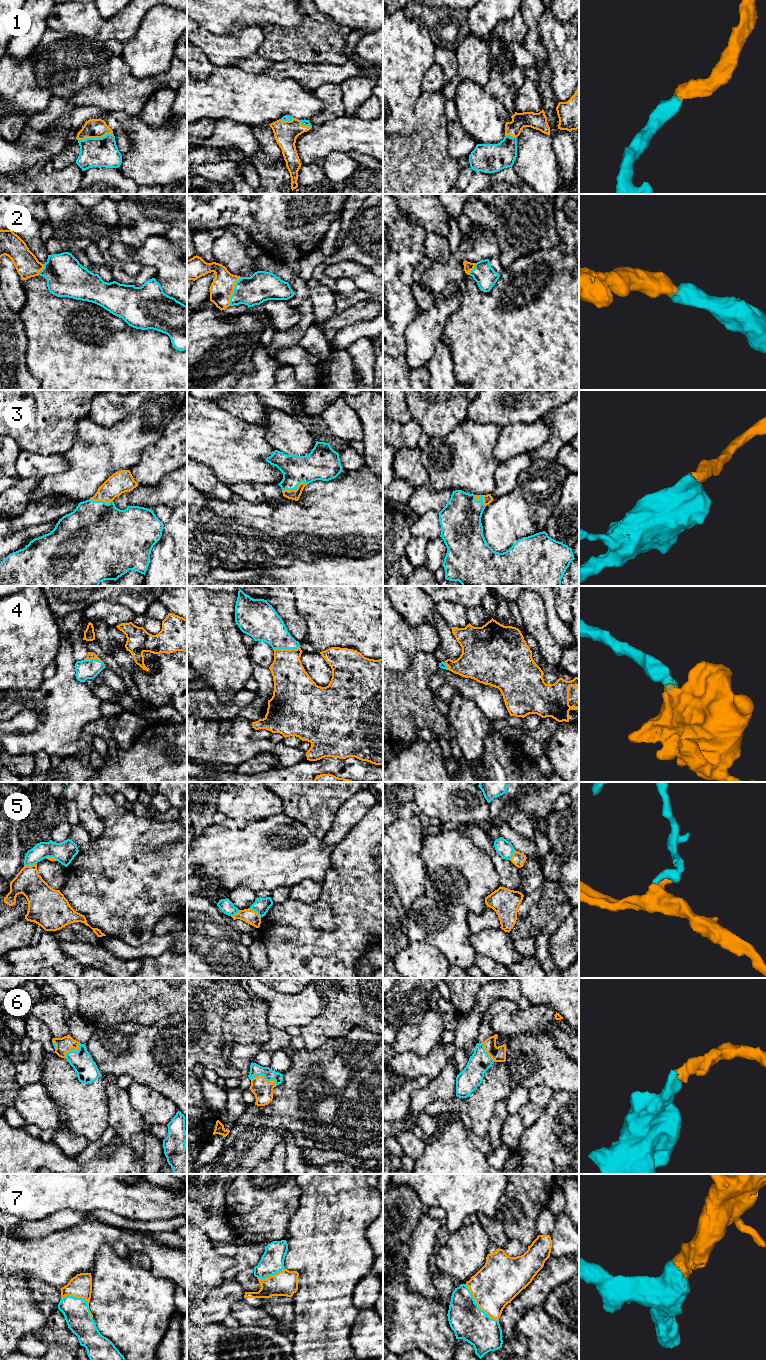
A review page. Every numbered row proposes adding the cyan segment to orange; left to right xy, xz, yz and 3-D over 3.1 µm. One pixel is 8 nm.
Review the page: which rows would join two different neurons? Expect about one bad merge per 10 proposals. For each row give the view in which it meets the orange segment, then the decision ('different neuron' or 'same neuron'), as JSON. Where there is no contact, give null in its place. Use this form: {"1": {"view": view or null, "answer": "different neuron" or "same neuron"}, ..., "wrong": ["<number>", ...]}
{"1": {"view": "xy", "answer": "same neuron"}, "2": {"view": "xz", "answer": "same neuron"}, "3": {"view": "xz", "answer": "same neuron"}, "4": {"view": "xz", "answer": "same neuron"}, "5": {"view": "xy", "answer": "different neuron"}, "6": {"view": "xz", "answer": "same neuron"}, "7": {"view": "yz", "answer": "same neuron"}, "wrong": ["5"]}

